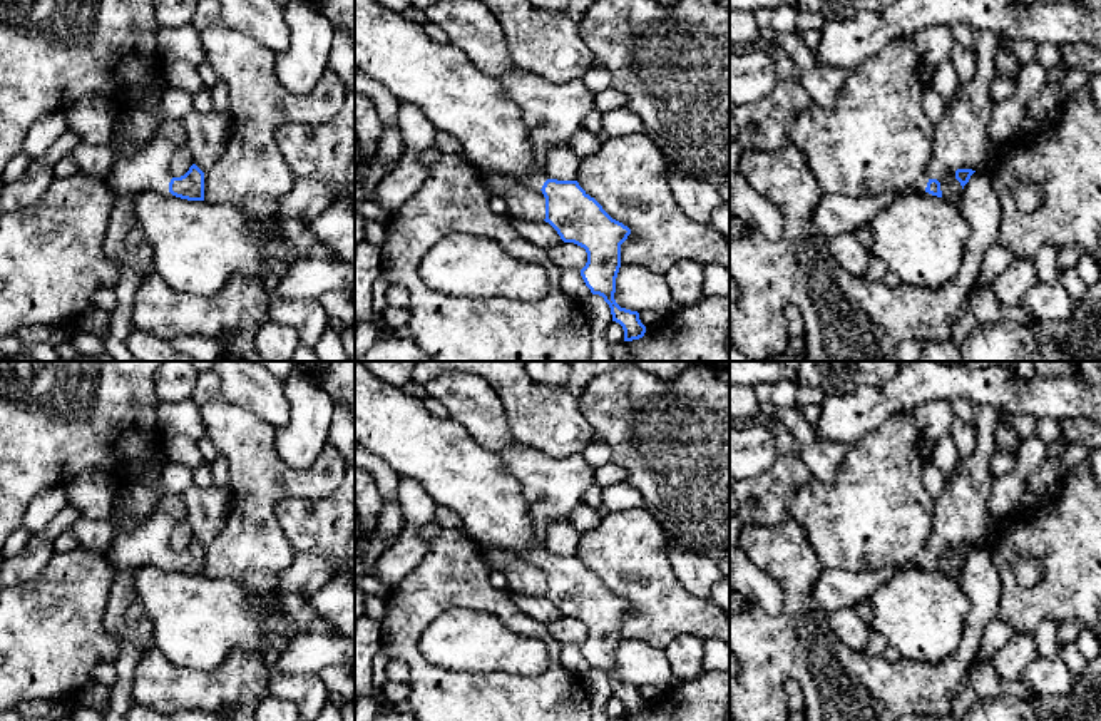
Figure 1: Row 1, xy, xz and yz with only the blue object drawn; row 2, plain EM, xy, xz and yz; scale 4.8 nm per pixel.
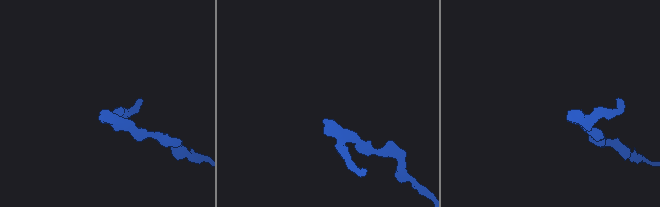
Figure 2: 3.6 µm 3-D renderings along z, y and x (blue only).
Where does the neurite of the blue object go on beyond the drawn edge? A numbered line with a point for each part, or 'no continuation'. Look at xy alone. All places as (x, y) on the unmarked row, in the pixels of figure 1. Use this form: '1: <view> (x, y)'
1: xy (148, 542)

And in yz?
1: yz (877, 514)

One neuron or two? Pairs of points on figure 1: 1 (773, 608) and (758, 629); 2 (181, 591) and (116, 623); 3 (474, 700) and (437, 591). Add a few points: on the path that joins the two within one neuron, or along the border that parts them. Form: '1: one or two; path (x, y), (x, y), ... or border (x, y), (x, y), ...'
1: two; border (767, 574), (783, 591), (783, 608), (777, 616)
2: two; border (133, 581), (126, 619), (146, 619), (154, 644)
3: one; path (442, 680), (434, 678), (410, 654), (410, 623)

